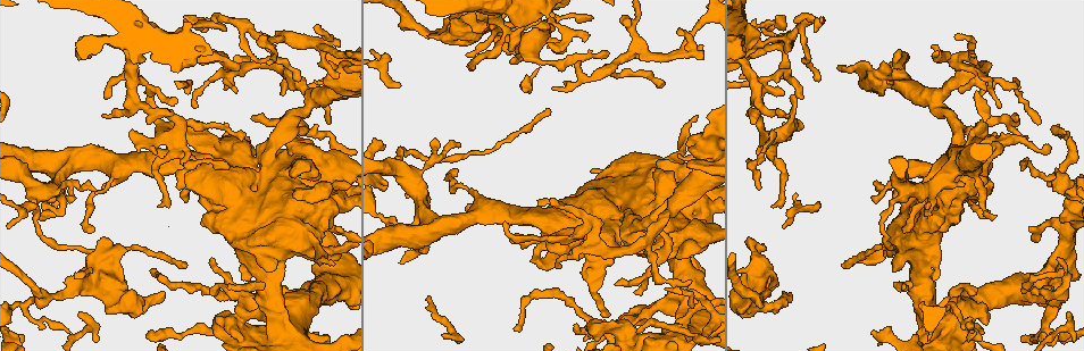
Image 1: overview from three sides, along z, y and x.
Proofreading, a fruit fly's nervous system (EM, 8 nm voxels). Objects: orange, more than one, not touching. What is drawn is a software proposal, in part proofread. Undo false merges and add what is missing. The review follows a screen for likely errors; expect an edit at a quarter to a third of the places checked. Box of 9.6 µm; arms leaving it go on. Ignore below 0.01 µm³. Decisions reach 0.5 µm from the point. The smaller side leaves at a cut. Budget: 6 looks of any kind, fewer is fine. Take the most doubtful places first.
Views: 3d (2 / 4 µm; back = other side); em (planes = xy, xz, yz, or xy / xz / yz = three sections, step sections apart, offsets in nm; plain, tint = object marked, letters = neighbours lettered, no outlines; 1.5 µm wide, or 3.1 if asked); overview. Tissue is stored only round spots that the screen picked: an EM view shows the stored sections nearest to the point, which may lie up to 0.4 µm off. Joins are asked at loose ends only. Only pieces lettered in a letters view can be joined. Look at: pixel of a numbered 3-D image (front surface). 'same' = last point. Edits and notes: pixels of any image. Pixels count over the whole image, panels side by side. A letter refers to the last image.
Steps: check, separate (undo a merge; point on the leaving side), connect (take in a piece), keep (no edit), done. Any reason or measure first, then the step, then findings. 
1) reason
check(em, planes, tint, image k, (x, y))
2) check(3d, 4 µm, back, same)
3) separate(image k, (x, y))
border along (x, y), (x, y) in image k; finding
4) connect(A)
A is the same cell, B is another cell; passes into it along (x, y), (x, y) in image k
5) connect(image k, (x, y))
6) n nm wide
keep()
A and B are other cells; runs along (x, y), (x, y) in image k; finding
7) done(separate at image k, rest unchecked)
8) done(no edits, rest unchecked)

a fork
check(em, yz, step 4, tint, image 1, (551, 28))

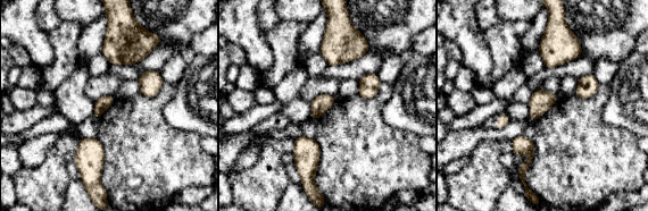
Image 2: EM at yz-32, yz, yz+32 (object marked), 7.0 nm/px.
cut it another way
check(em, planes, tint, same)

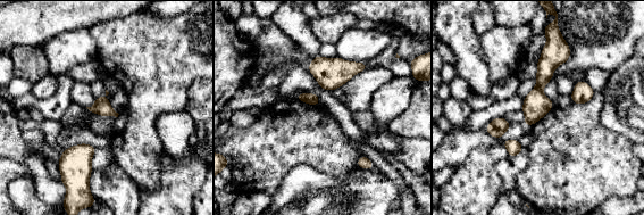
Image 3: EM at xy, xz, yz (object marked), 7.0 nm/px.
what lies round it
check(em, planes, letters, same)

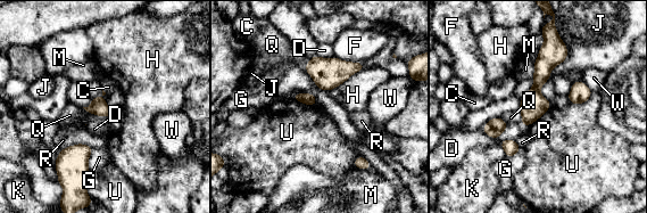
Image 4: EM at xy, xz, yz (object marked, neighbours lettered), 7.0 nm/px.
J touches over 440 nm
keep()
C, D, F, G, H, J, K, M, Q, R, U and W are other cells; runs along (552, 25), (550, 55), (524, 122) in image 4; one cell here

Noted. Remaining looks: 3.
tapers out
check(3d, 2 µm, image 1, (301, 78))

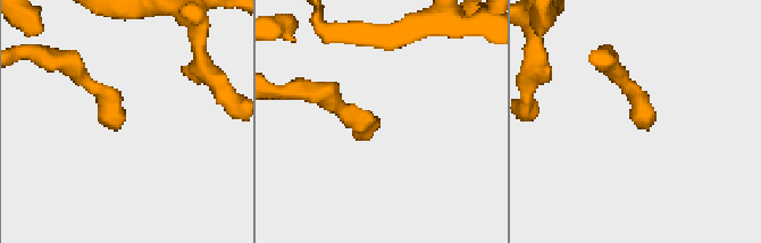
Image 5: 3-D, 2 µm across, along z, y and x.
need the tissue
check(em, xy, step 4, tint, image 5, (377, 130))

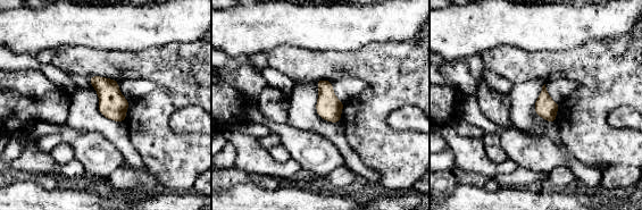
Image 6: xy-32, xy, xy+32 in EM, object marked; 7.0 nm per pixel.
check(em, planes, letters, same)

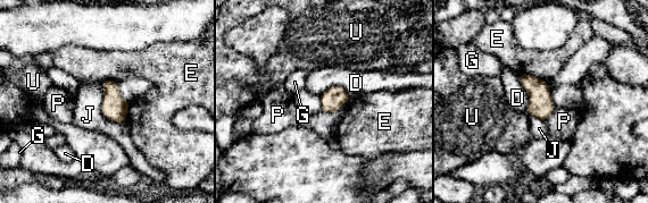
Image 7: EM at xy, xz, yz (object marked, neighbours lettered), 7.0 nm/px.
160 nm wide
keep()
D, E, G, J, P and U are other cells; border along (520, 72), (546, 82) in image 7; none of them fits

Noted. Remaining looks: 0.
done(no edits, rest unchecked)

